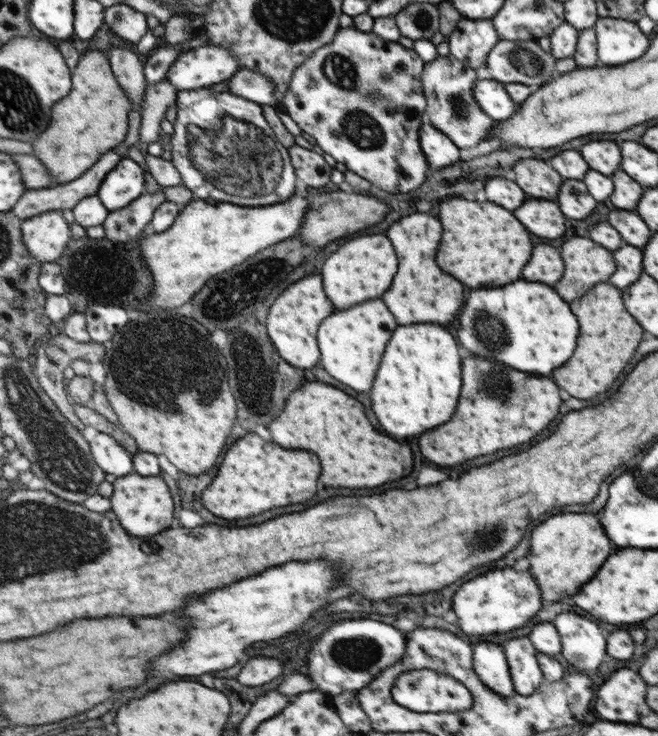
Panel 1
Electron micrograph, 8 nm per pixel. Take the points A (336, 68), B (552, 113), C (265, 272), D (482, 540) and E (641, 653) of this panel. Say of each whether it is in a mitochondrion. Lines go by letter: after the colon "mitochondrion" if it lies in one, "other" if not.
A: mitochondrion
B: other
C: mitochondrion
D: mitochondrion
E: other

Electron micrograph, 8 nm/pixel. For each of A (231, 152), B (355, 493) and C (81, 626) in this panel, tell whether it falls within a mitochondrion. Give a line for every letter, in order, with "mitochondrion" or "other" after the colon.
A: mitochondrion
B: other
C: other

